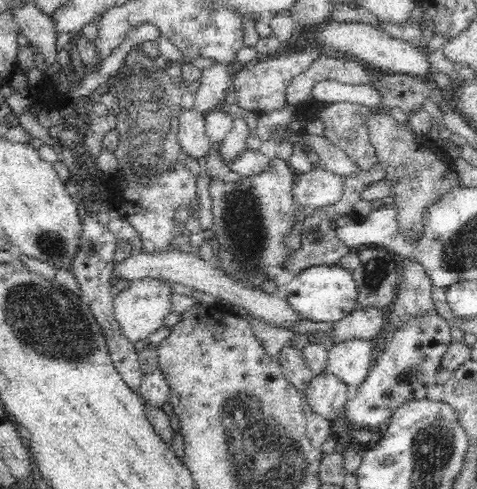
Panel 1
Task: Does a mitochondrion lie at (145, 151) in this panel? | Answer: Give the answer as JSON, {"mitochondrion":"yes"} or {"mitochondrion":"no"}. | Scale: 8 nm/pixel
{"mitochondrion":"yes"}

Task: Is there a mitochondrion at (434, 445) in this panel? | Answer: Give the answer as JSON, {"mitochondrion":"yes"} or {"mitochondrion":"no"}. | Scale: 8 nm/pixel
{"mitochondrion":"yes"}

